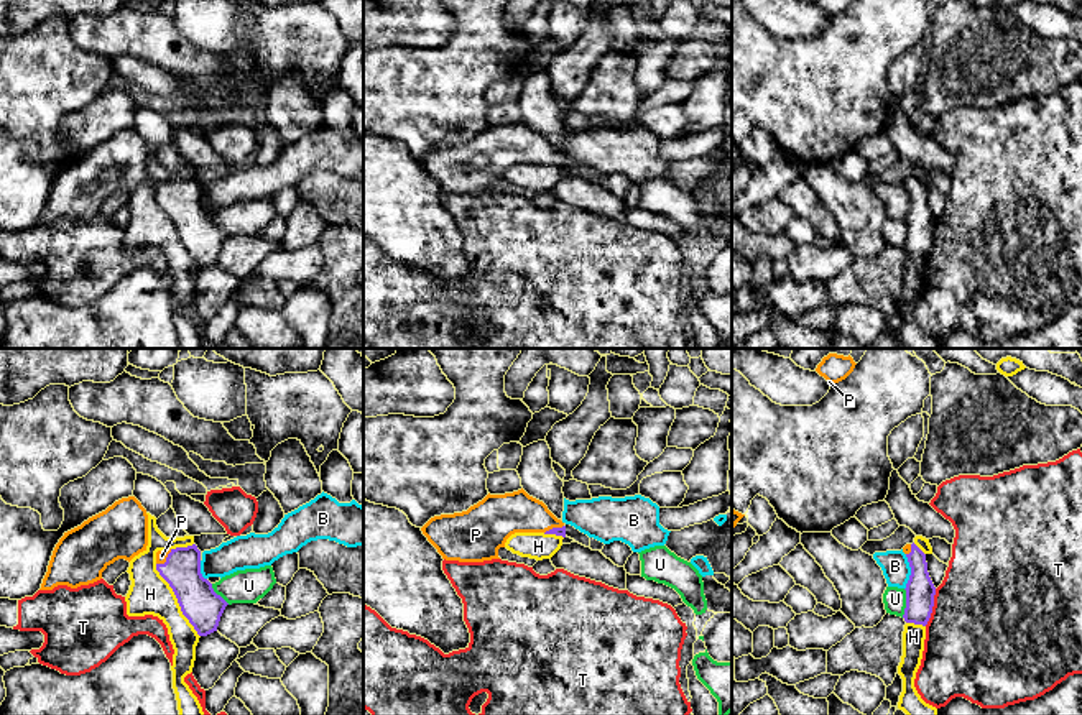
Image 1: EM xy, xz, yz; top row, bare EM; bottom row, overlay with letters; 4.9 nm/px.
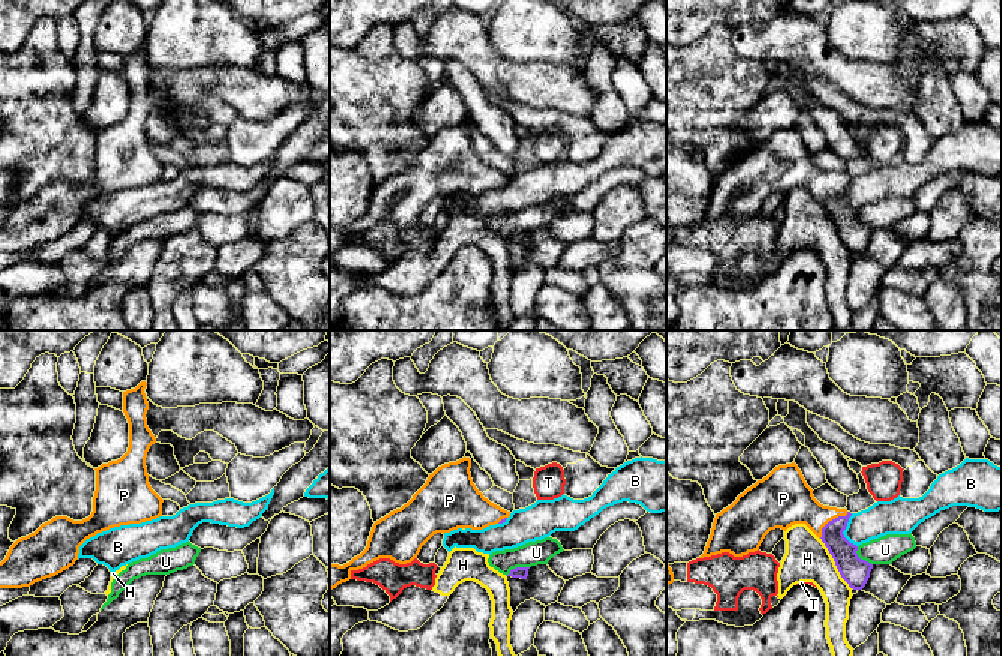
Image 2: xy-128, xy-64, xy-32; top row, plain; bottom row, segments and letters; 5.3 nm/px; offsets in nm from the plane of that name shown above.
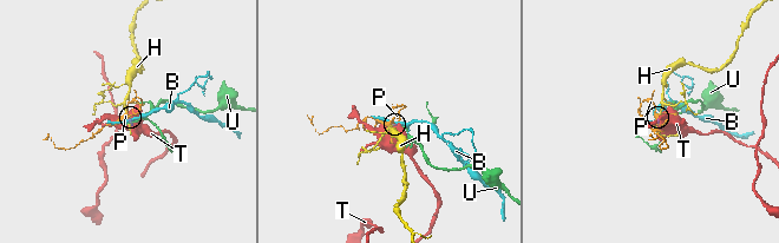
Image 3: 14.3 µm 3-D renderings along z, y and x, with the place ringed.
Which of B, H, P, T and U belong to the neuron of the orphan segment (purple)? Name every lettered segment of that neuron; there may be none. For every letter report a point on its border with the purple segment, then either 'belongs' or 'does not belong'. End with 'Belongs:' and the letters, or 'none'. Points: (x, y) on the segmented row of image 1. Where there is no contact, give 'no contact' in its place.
B: meets purple in yz at (911, 572); does not belong
H: meets purple in xy at (178, 600); does not belong
P: meets purple in xy at (166, 559); belongs
T: meets purple in yz at (933, 605); does not belong
U: meets purple in yz at (906, 604); does not belong
Belongs: P

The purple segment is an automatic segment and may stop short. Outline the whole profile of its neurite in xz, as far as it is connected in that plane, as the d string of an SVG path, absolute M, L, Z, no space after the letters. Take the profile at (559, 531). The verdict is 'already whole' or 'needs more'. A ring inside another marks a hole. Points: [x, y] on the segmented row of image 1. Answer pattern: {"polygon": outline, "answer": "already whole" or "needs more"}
{"polygon": "M523 488L505 495L487 495L467 511L441 514L431 518L423 528L423 534L446 560L483 562L498 557L498 549L515 533L544 533L566 537L566 526L548 506L529 496Z", "answer": "needs more"}

